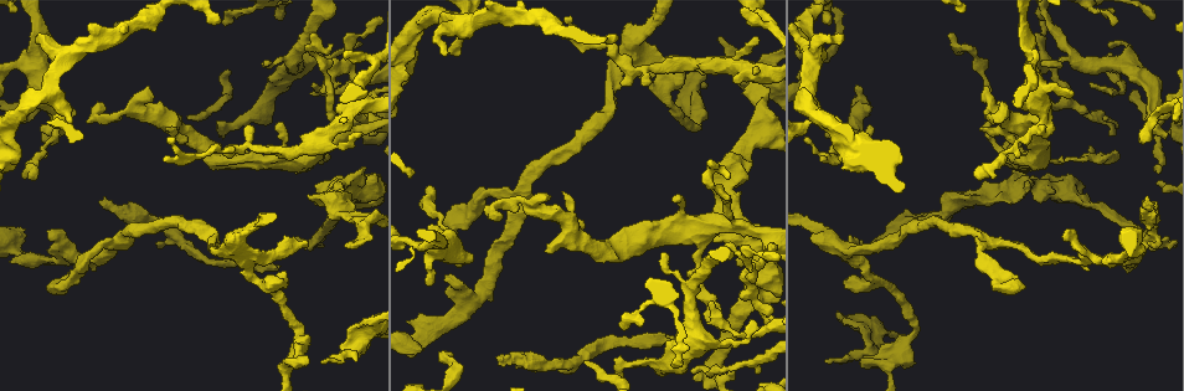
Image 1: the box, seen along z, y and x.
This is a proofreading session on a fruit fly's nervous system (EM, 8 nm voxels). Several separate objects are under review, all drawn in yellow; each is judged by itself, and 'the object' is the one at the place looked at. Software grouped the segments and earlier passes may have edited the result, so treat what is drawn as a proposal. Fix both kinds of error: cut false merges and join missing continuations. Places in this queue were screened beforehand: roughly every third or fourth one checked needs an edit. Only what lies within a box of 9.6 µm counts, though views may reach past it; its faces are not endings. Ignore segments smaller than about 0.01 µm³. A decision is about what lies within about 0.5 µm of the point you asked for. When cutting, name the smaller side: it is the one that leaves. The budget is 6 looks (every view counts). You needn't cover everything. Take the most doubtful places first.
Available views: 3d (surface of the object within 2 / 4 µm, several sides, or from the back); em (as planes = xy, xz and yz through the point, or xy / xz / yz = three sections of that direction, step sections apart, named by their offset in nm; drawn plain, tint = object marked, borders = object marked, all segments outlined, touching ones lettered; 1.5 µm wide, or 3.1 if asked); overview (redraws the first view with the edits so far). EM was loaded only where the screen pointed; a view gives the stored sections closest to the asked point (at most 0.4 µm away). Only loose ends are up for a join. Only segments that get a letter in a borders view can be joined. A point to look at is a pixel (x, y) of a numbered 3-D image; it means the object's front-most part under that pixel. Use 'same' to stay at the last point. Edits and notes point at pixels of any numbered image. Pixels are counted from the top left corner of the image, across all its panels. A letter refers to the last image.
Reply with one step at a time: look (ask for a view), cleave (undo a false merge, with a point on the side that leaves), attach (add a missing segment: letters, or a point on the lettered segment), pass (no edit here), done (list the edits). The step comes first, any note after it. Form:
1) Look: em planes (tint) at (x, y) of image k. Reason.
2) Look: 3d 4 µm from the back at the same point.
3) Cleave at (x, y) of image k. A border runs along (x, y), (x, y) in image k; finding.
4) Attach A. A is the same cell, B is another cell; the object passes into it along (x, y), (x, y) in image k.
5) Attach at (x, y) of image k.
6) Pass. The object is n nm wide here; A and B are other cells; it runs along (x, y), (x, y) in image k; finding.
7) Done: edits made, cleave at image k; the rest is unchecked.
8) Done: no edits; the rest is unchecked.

Look: 3d 2 µm at (719, 41) of image 1. An open end.

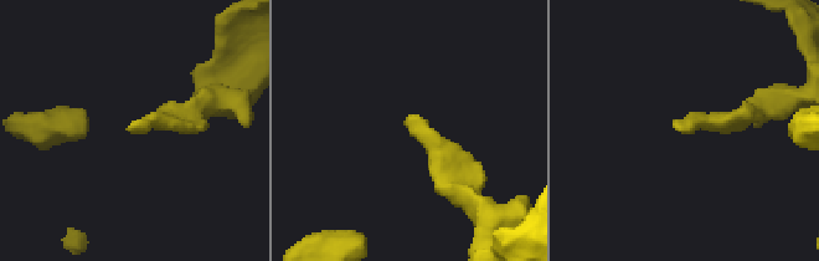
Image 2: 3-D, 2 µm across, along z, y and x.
Look: em xz step 4 (borders) at (681, 129) of image 2. Now the EM.

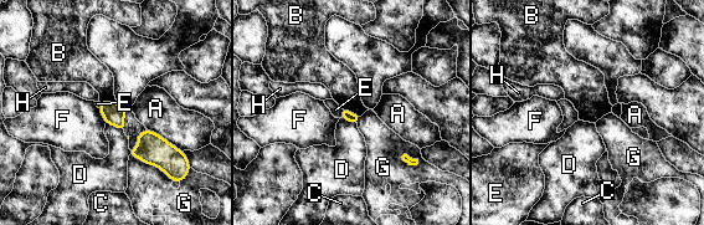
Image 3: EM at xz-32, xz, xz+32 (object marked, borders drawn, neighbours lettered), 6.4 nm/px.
Pass. A, B, C, D, E, F, G and H are other cells; a border runs along (342, 107), (360, 116) in image 3; no lettered segment goes on from it.

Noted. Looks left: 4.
Look: 3d 4 µm at (365, 169) of image 1. Branch stops here.

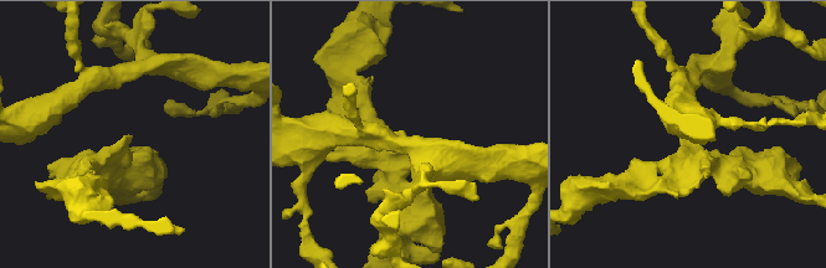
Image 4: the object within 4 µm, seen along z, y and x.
Look: em planes (plain) at (131, 139) of image 4.

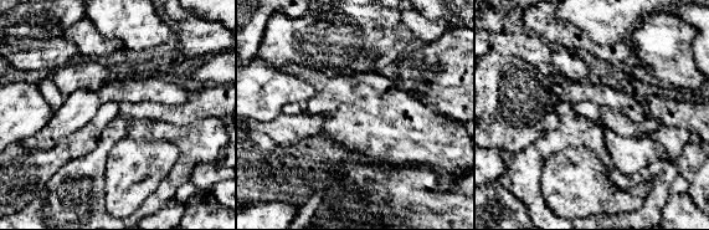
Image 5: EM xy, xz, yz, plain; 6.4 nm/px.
Look: em planes (borders) at the same point. See the neighbours.

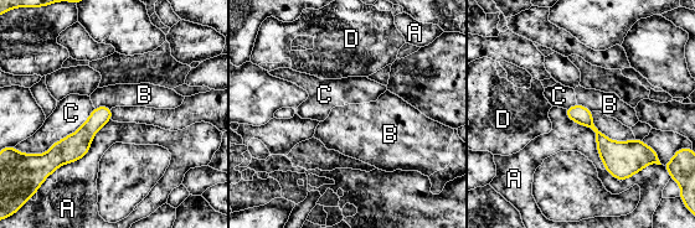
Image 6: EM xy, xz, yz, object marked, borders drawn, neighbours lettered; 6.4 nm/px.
Pass. The longest contact is with C, 500 nm; A, B, C and D are other cells; a border runs along (111, 118), (85, 155), (56, 169) in image 6; no lettered segment goes on from it.

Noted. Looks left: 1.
Look: em planes (borders) at (695, 369) of image 1. Long arm stops here.

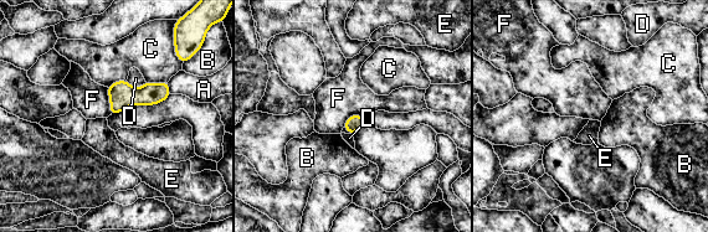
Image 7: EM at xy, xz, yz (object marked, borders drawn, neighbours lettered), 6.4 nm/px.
Pass. A, B, C, D, E and F are other cells; none of them fits.

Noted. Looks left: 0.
Done: no edits; the rest is unchecked.

